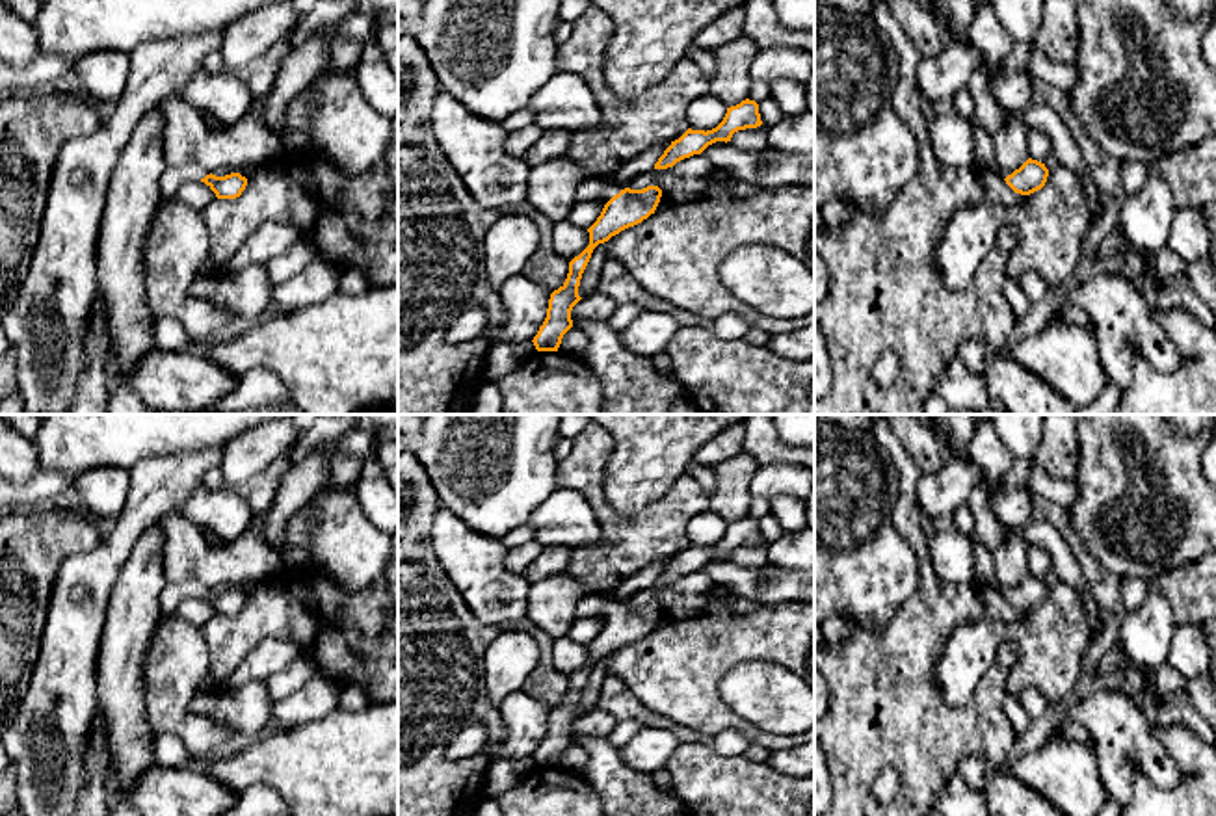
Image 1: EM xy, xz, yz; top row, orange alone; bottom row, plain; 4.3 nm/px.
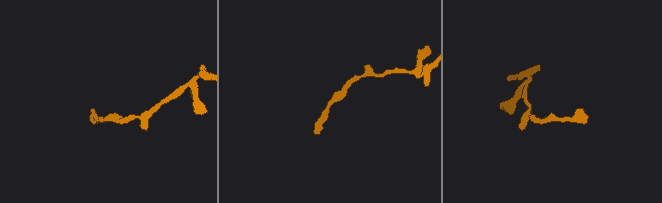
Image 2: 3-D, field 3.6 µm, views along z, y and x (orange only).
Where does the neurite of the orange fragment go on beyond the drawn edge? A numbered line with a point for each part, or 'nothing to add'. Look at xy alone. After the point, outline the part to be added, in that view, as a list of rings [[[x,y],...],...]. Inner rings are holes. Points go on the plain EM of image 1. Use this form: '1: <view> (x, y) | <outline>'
1: xy (171, 595) | [[[182,580],[177,584],[167,584],[158,597],[160,613],[177,615],[182,600],[201,599],[206,591],[210,589],[199,580]]]

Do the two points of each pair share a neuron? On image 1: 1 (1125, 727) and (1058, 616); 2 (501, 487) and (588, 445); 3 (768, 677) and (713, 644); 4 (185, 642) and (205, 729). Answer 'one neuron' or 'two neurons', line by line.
1: two neurons
2: two neurons
3: two neurons
4: one neuron

